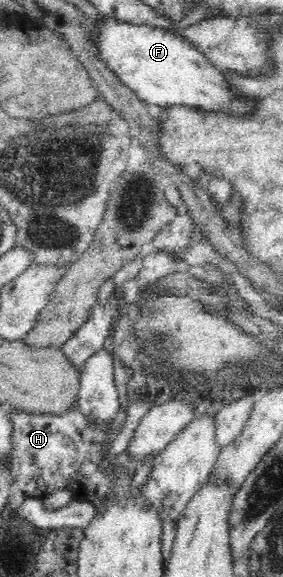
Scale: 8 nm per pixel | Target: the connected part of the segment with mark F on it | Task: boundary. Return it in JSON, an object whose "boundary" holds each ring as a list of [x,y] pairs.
{"boundary":[[[108,18],[104,28],[96,32],[102,51],[100,57],[118,73],[124,84],[149,105],[166,110],[173,107],[198,108],[236,118],[248,118],[258,108],[254,96],[236,90],[228,76],[222,74],[201,52],[161,28],[122,24]]]}

